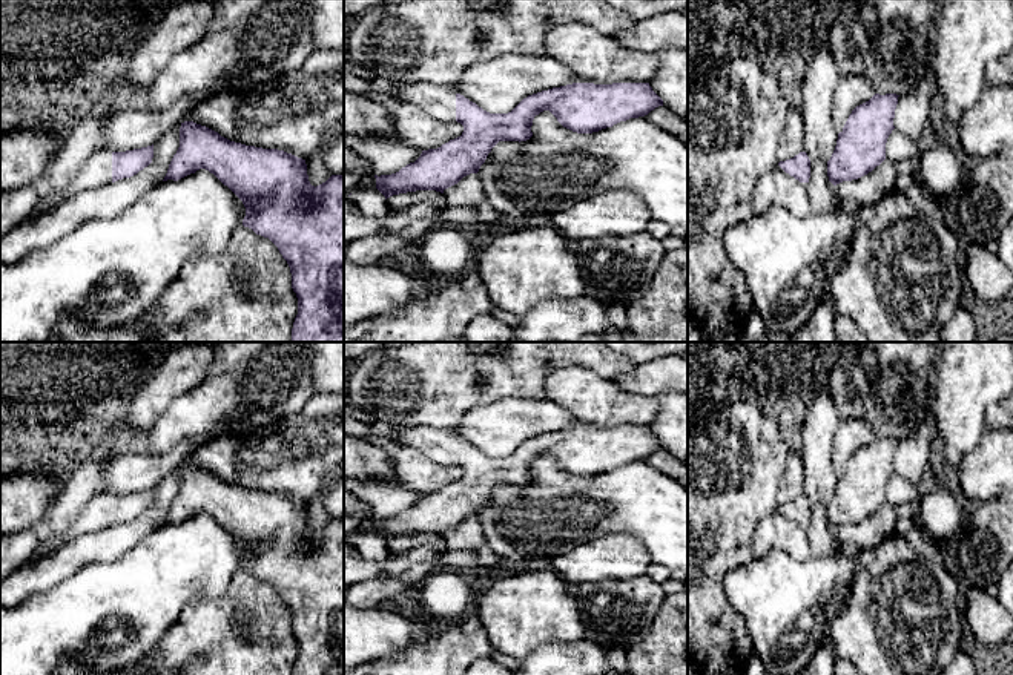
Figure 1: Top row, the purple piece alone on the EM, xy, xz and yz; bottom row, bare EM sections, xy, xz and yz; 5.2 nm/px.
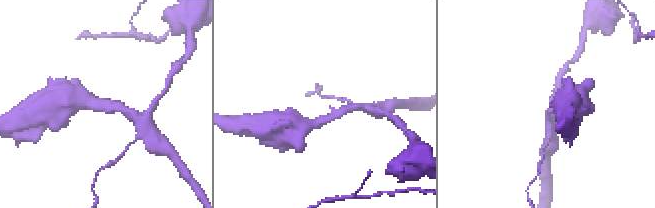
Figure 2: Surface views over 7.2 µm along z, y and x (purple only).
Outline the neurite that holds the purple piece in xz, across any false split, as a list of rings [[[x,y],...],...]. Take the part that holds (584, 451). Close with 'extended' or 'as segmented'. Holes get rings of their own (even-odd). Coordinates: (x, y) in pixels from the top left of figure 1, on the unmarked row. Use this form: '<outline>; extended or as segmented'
[[[430,426],[399,428],[393,442],[399,448],[408,446],[419,449],[436,463],[456,463],[464,469],[464,476],[437,492],[422,494],[414,506],[407,508],[396,517],[375,519],[376,532],[385,543],[393,538],[416,534],[436,534],[444,537],[445,532],[457,528],[464,520],[477,517],[499,485],[520,486],[530,483],[533,480],[533,463],[543,454],[549,454],[563,471],[572,476],[592,477],[629,462],[645,460],[655,451],[663,449],[663,443],[652,434],[649,426],[572,426],[528,439],[508,457],[490,457],[457,437],[453,431]]]; extended

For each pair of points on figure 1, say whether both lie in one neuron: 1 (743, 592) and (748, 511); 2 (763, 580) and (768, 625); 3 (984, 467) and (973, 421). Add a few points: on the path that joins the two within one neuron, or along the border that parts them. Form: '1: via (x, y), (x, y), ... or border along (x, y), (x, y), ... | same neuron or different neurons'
1: border along (754, 557), (735, 565), (725, 576), (725, 594) | different neurons
2: via (766, 591), (768, 614) | same neuron
3: border along (986, 428), (981, 441), (960, 464) | different neurons

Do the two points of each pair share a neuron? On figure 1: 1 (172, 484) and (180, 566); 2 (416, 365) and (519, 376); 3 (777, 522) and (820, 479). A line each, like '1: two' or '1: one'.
1: two
2: one
3: two

